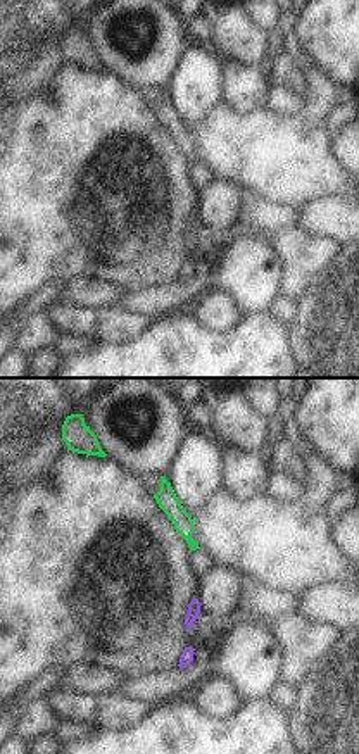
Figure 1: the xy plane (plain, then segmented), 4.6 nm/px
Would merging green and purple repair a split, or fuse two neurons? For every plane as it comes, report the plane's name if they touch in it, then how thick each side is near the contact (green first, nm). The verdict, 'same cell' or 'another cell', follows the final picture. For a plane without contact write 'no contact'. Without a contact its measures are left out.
contact in xy; calibres 90 and 20 nm

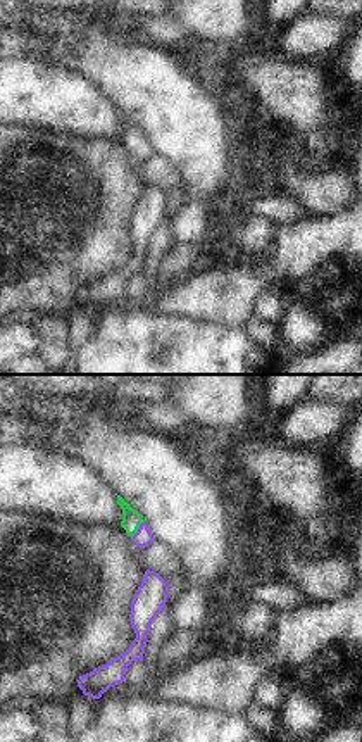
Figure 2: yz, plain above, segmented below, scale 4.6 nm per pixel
contact in yz; calibres 90 and 90 nm

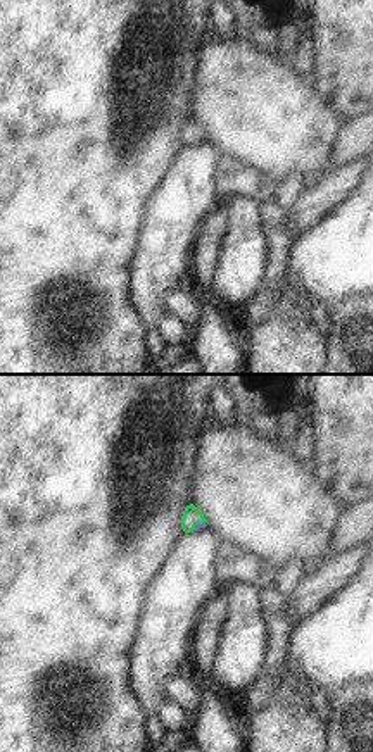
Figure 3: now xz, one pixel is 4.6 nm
contact in xz; calibres 90 and 20 nm

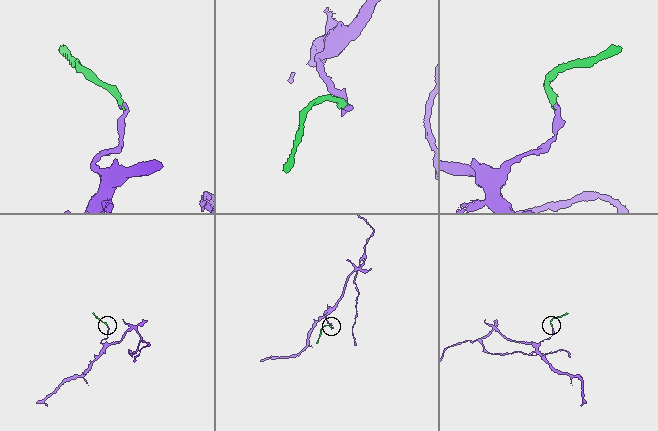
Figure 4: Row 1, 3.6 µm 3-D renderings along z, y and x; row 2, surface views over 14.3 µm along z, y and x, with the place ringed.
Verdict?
same cell

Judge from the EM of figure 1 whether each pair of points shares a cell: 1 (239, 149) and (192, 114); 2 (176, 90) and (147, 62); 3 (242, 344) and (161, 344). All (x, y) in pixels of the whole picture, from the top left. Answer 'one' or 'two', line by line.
1: two
2: two
3: one

